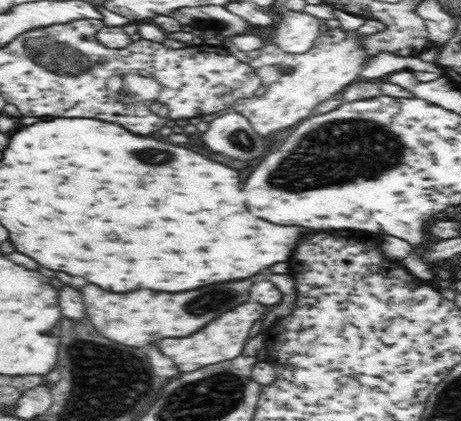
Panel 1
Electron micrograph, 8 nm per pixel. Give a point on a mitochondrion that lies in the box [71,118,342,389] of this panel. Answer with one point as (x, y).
(204, 303)

